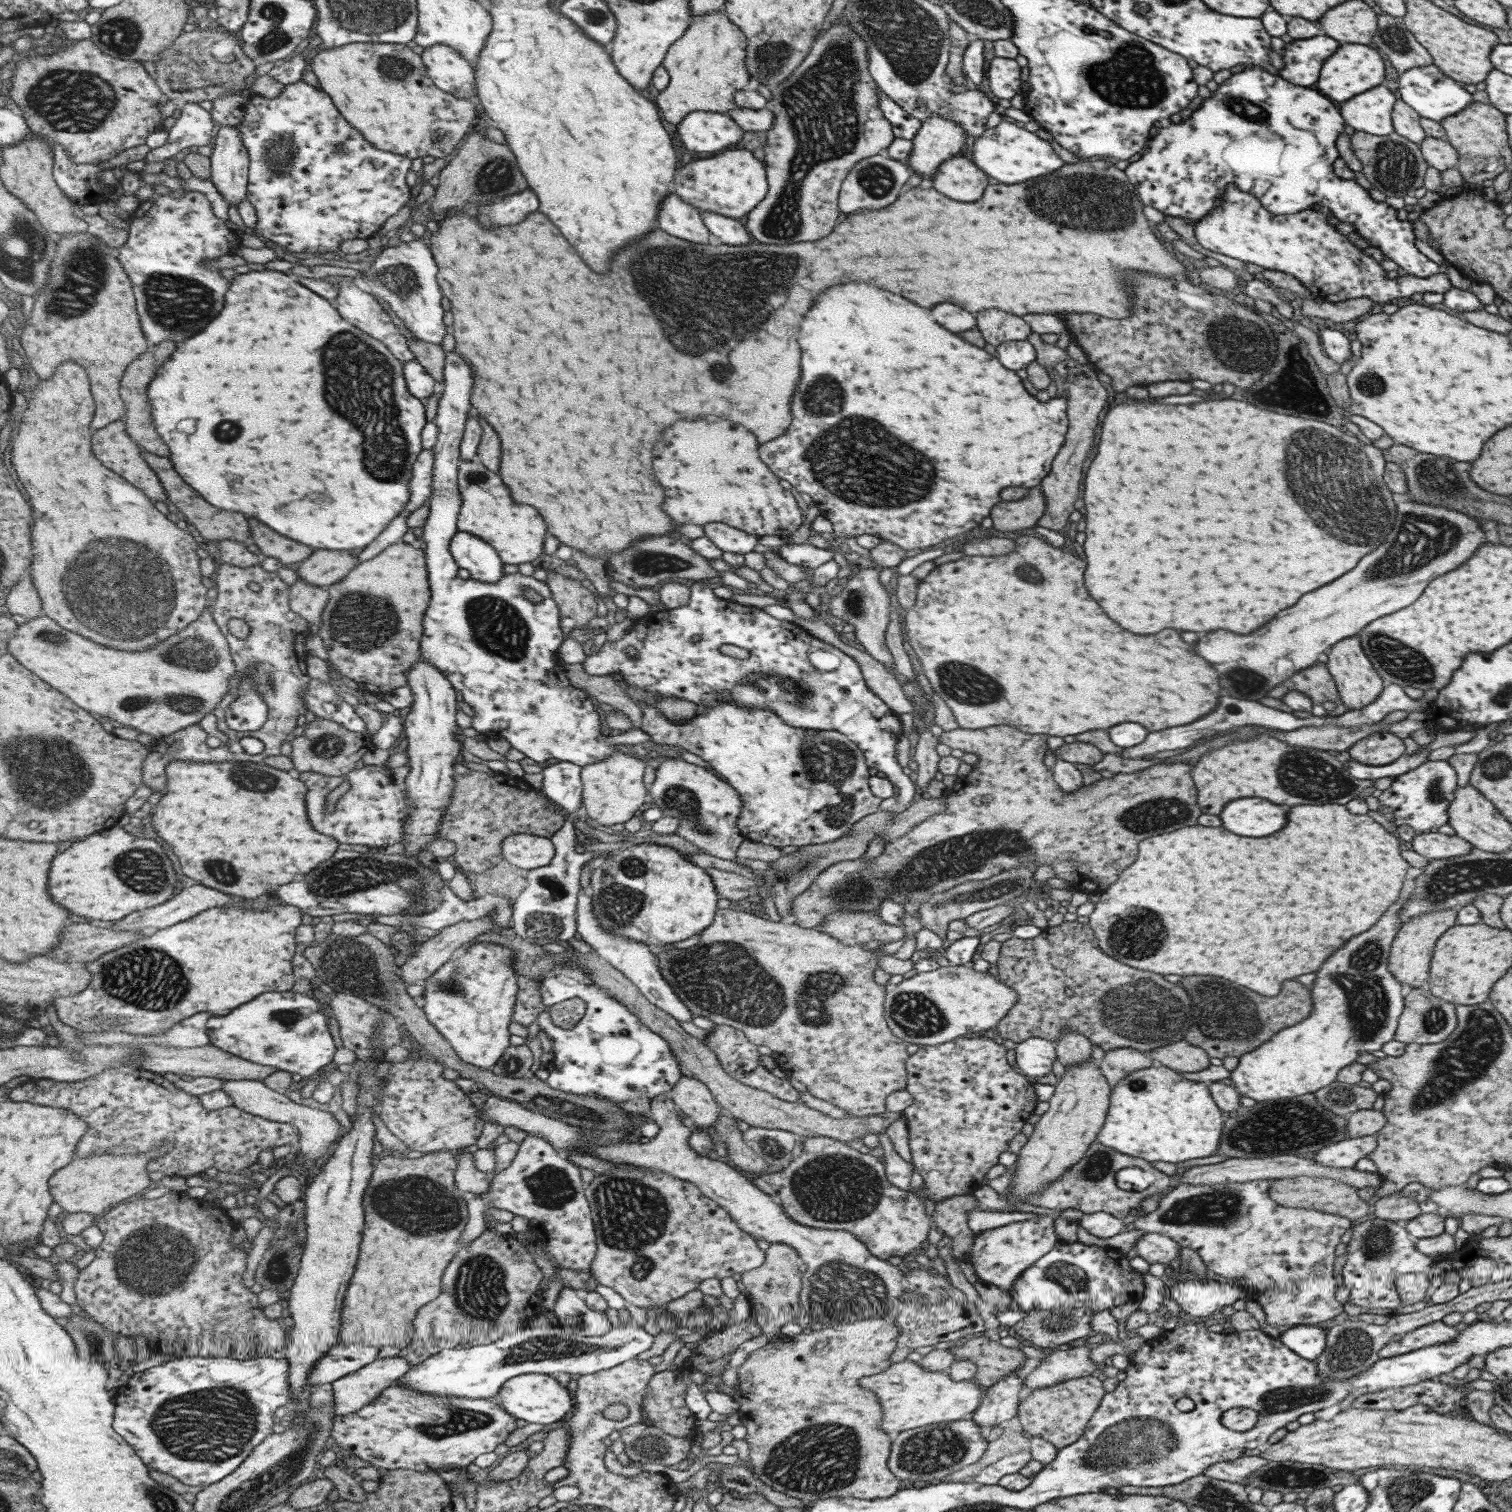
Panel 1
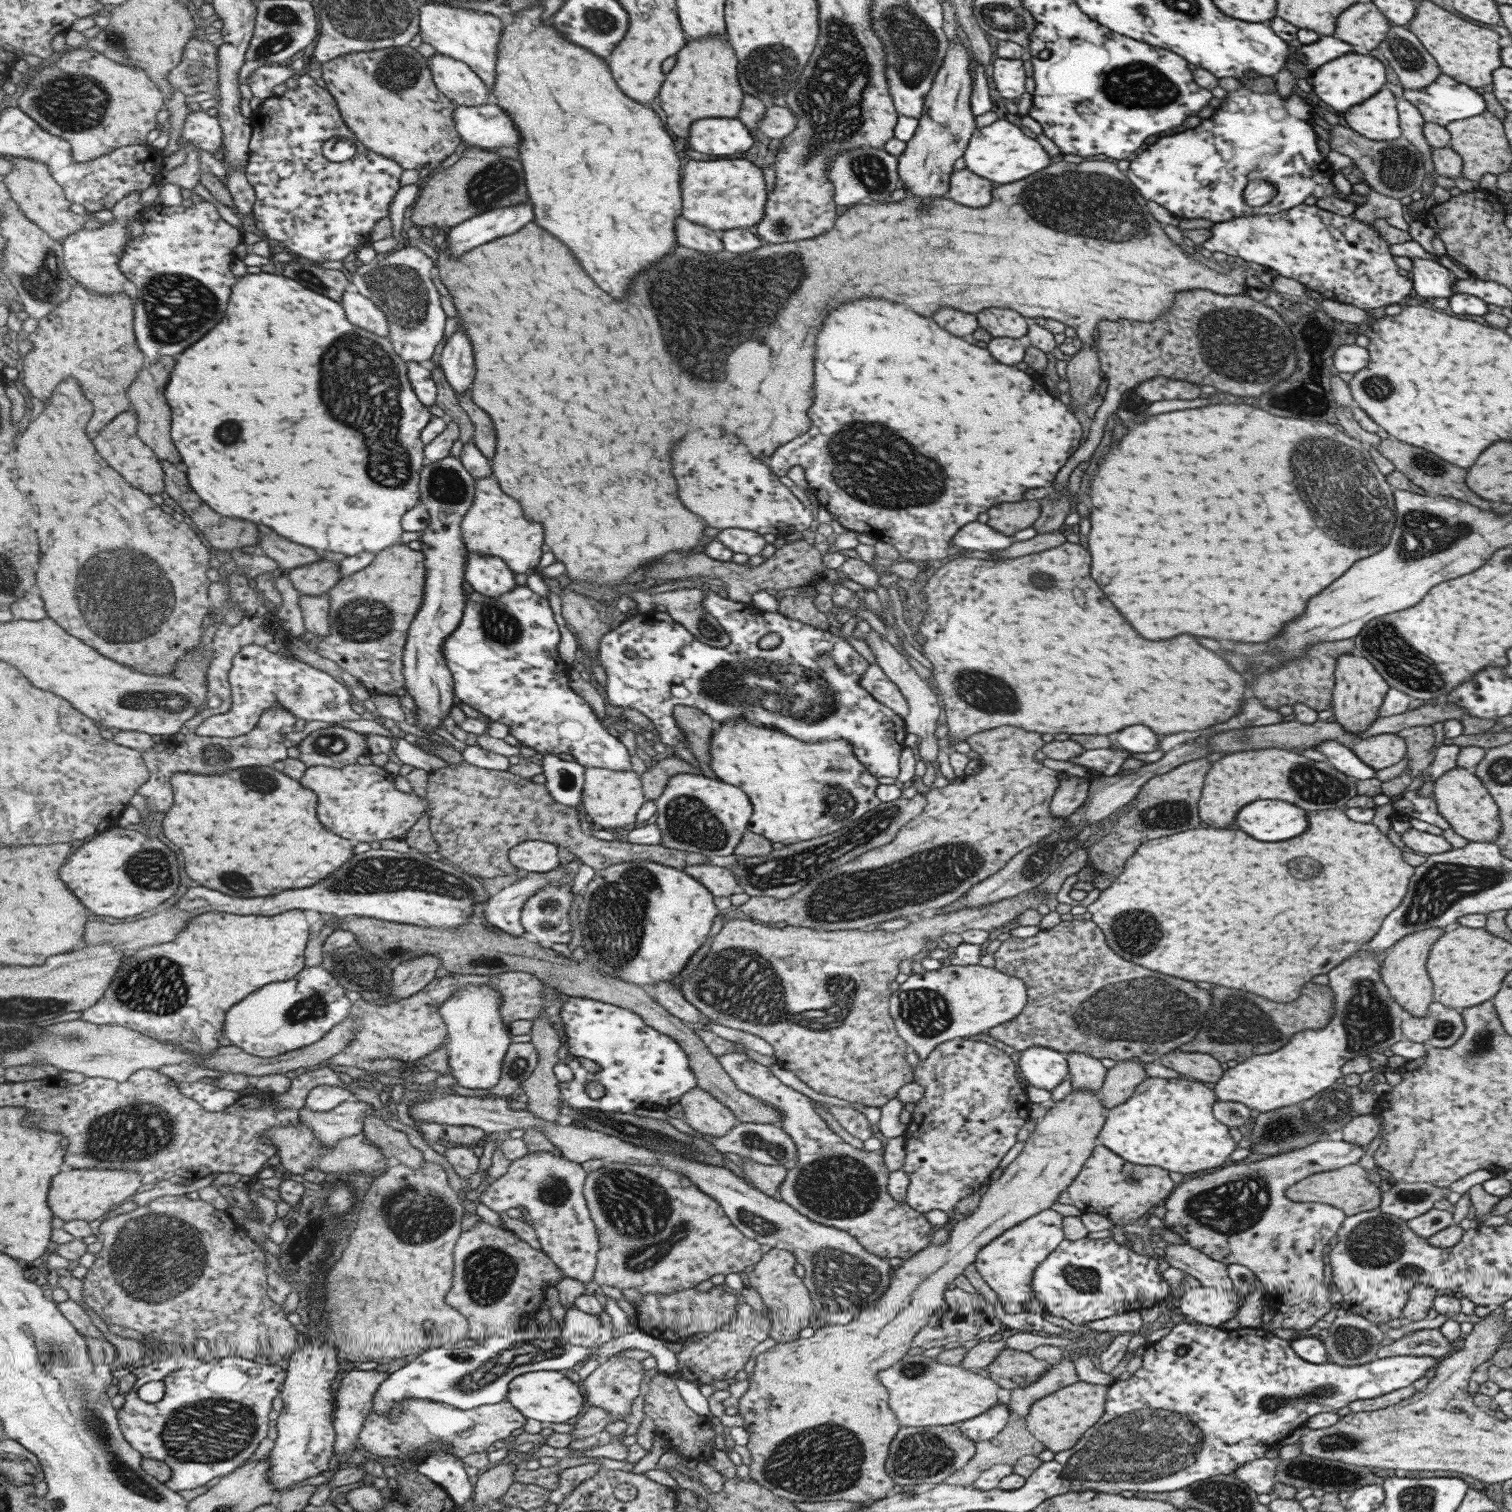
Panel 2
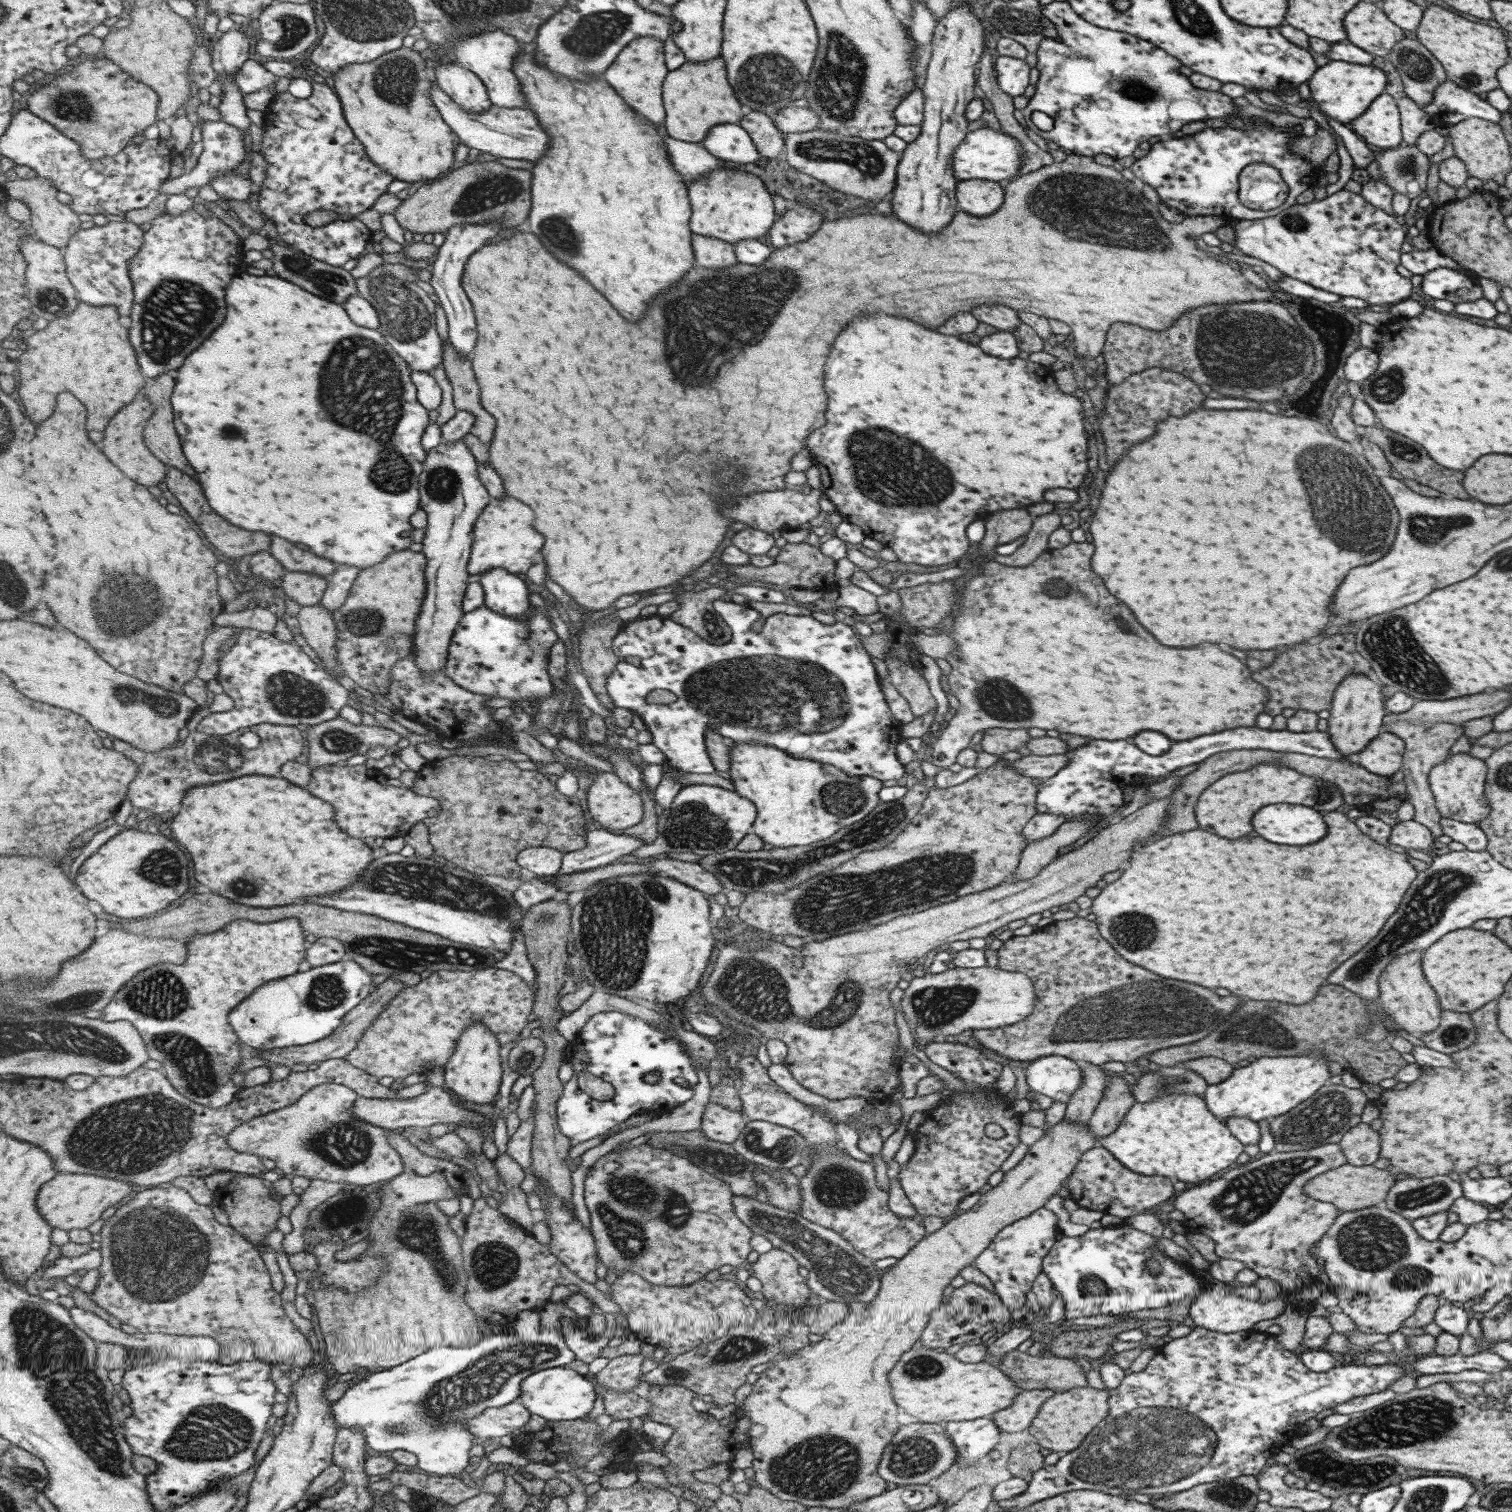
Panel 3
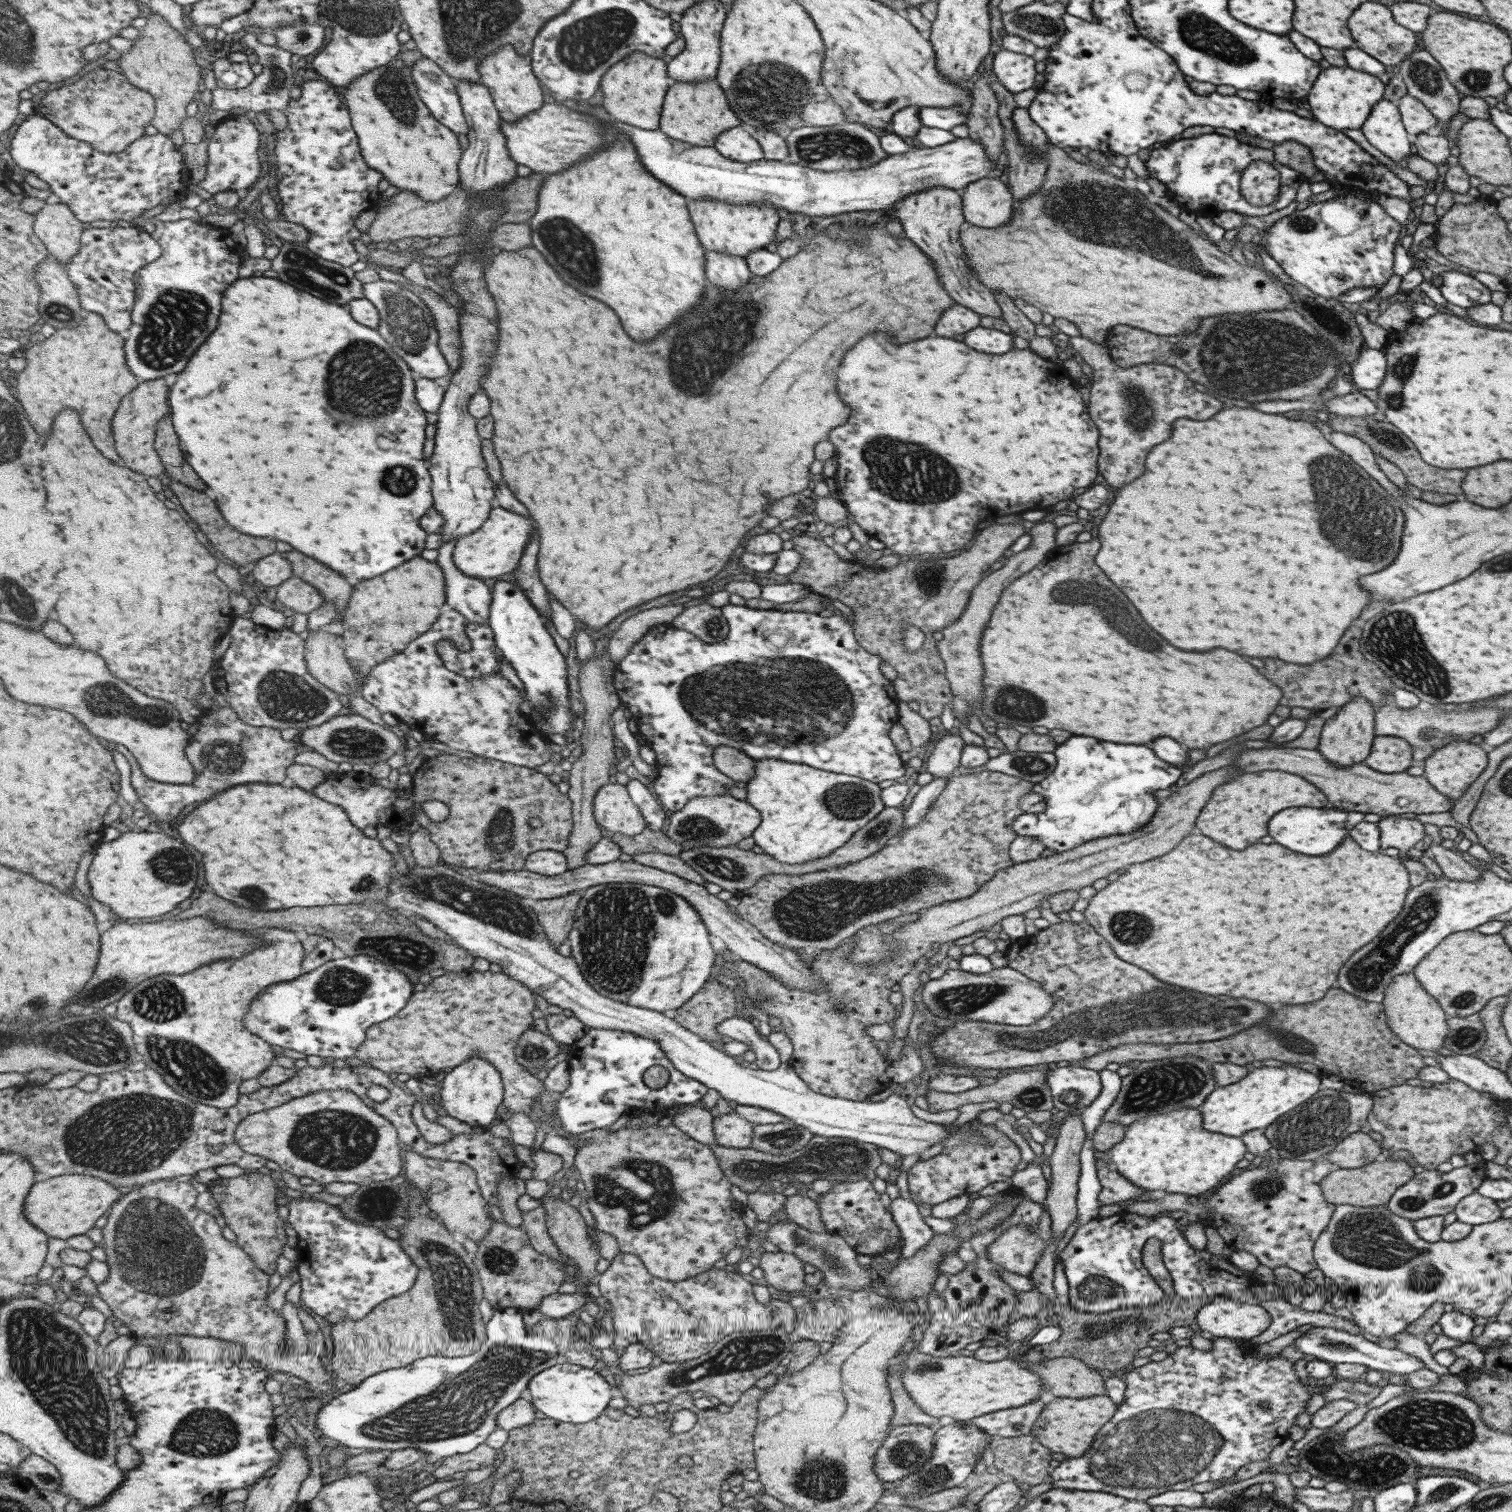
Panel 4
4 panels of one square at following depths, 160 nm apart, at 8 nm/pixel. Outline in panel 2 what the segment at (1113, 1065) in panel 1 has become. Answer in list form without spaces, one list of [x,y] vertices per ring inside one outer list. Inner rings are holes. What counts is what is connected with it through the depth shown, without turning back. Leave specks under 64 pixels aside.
[[[1134,1060],[1115,1061],[1115,1065],[1105,1071],[1099,1090],[1099,1100],[1105,1111],[1126,1101],[1145,1077],[1143,1063]]]

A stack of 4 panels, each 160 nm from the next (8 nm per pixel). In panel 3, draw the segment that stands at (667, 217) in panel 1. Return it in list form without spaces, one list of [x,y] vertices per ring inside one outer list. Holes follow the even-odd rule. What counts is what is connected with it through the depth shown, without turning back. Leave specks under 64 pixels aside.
[[[691,234],[690,243],[692,255],[698,266],[721,270],[738,263],[731,243],[699,234]]]

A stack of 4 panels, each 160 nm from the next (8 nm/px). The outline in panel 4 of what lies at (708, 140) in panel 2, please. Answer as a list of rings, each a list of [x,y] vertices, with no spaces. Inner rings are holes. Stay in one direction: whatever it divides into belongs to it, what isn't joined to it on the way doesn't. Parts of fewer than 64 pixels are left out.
[[[740,125],[720,132],[712,146],[721,156],[735,162],[750,163],[763,159],[759,143]]]

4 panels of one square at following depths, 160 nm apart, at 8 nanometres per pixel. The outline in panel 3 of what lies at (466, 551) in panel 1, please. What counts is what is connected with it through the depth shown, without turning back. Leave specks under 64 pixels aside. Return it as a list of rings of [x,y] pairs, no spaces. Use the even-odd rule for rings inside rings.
[[[492,568],[480,574],[480,576],[478,576],[478,581],[484,588],[486,605],[489,608],[519,620],[528,617],[526,616],[526,612],[530,611],[531,604],[529,603],[529,590],[527,589],[525,580],[521,580],[519,576],[509,572],[507,569]]]

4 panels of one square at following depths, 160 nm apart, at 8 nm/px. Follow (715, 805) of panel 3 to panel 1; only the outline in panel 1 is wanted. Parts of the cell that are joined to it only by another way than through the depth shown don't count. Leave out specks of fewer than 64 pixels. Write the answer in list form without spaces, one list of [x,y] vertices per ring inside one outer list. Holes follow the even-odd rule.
[[[676,757],[663,760],[656,767],[653,782],[647,786],[647,791],[648,798],[652,800],[653,806],[661,810],[663,818],[675,818],[675,820],[679,820],[682,823],[683,826],[675,830],[673,834],[677,834],[677,836],[691,842],[691,844],[694,844],[709,856],[714,856],[721,860],[734,860],[736,848],[744,839],[741,832],[737,831],[737,818],[739,818],[742,804],[737,792],[729,784],[715,777],[712,771],[707,771]]]

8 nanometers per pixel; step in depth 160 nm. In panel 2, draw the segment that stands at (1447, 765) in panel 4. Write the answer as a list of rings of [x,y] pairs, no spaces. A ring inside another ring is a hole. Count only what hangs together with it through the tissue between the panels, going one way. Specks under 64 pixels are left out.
[[[1455,766],[1437,776],[1433,784],[1437,814],[1448,823],[1455,834],[1459,834],[1469,843],[1492,843],[1498,837],[1501,822],[1497,816],[1497,806],[1493,804],[1488,790],[1472,772]]]

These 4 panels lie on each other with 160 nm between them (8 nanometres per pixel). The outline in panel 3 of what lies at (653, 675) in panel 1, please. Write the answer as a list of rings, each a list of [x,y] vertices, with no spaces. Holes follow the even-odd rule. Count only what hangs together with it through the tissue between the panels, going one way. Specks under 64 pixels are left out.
[[[721,598],[714,600],[712,606],[730,628],[732,635],[725,644],[709,644],[669,616],[657,614],[637,616],[623,625],[612,638],[611,648],[617,661],[606,679],[607,697],[611,699],[613,708],[627,709],[641,718],[652,736],[650,744],[664,755],[664,762],[672,768],[668,774],[662,775],[659,785],[650,794],[658,808],[667,808],[682,787],[676,782],[677,775],[716,771],[705,751],[704,732],[709,730],[728,739],[731,744],[741,742],[767,746],[767,734],[777,734],[779,730],[787,732],[787,728],[791,728],[799,734],[829,732],[845,722],[845,748],[809,748],[811,762],[829,764],[849,776],[871,776],[880,781],[896,781],[903,776],[905,770],[895,755],[903,725],[889,712],[877,685],[878,676],[871,665],[871,656],[851,627],[841,621],[823,625],[811,616],[775,613],[765,617],[761,630],[755,632],[751,630],[751,624],[760,619],[755,609]],[[657,689],[674,694],[675,700],[669,704],[648,705],[645,697]]]

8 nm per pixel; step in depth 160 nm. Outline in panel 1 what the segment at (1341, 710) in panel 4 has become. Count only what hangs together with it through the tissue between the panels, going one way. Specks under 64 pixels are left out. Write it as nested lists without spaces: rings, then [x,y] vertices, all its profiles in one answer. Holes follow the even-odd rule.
[[[1358,634],[1338,640],[1328,648],[1326,655],[1327,662],[1324,665],[1332,676],[1339,702],[1347,708],[1347,711],[1361,710],[1367,704],[1373,703],[1375,698],[1381,694],[1385,684],[1362,651]]]

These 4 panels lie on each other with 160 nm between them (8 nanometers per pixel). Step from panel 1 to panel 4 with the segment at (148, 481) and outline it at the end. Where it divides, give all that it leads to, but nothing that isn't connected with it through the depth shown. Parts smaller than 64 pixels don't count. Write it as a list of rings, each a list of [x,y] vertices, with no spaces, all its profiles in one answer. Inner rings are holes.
[[[141,380],[131,396],[126,396],[122,400],[121,408],[115,416],[115,448],[119,448],[119,456],[123,458],[123,464],[139,474],[145,476],[158,477],[168,472],[163,464],[162,457],[159,456],[156,448],[157,422],[171,410],[167,404],[169,398],[169,384],[167,380]]]

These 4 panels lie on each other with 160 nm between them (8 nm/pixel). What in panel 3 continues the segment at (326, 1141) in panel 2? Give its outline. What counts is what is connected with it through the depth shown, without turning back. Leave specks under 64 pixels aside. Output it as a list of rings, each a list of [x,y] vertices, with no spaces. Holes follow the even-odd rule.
[[[435,1066],[431,1072],[425,1073],[425,1080],[430,1083],[430,1087],[424,1093],[412,1097],[412,1098],[399,1098],[399,1099],[380,1099],[380,1098],[369,1098],[359,1096],[357,1103],[354,1104],[352,1108],[352,1114],[356,1116],[359,1120],[364,1120],[369,1124],[374,1124],[375,1126],[380,1126],[381,1128],[391,1129],[392,1131],[405,1131],[416,1130],[422,1128],[426,1130],[429,1126],[433,1124],[465,1124],[466,1122],[481,1122],[485,1116],[481,1112],[475,1112],[475,1110],[469,1110],[465,1102],[458,1100],[451,1092],[445,1092],[441,1085],[445,1083],[445,1067]]]

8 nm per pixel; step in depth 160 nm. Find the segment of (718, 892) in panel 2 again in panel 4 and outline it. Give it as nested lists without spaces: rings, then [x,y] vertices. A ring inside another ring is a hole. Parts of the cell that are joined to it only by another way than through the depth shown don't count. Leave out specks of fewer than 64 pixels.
[[[642,852],[633,854],[632,860],[688,880],[689,882],[704,885],[706,880],[702,879],[695,870],[687,866],[678,856],[661,854],[659,852]]]

